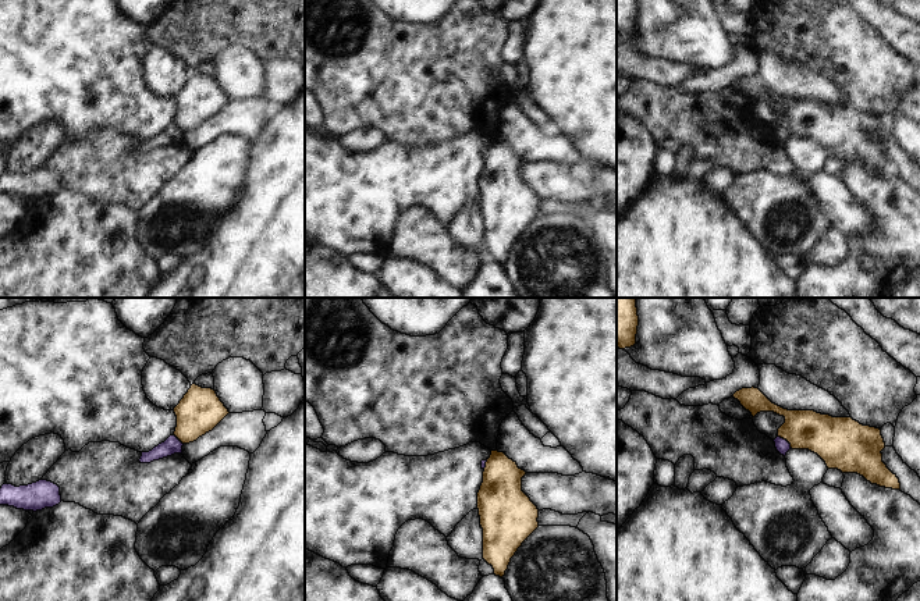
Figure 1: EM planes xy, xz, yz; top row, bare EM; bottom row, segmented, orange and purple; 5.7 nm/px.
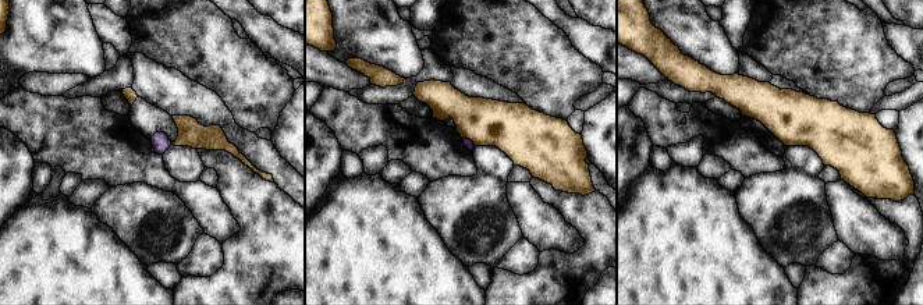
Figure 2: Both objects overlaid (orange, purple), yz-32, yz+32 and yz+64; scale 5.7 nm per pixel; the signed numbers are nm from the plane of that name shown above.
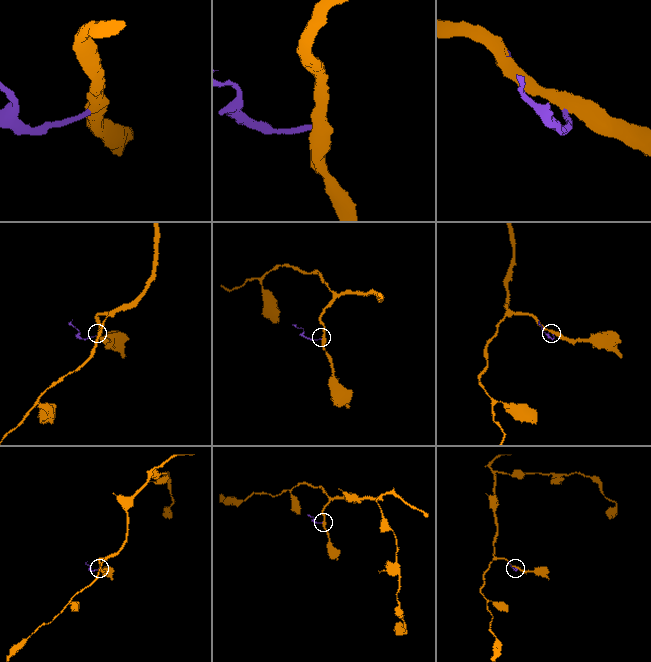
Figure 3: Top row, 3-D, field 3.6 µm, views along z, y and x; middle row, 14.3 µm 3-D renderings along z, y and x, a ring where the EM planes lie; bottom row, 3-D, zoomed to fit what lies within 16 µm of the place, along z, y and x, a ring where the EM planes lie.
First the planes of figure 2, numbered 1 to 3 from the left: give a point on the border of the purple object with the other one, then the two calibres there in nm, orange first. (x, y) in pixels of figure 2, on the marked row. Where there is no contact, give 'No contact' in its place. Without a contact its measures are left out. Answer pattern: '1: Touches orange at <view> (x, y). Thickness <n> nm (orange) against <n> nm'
1: No contact
2: Touches orange at yz+32 (469, 138). Thickness 280 nm (orange) against 50 nm
3: No contact.

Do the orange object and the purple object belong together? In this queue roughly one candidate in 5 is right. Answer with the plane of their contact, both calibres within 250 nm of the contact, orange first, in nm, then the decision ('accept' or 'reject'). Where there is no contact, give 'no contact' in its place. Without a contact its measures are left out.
yz | 240/80 nm | reject

